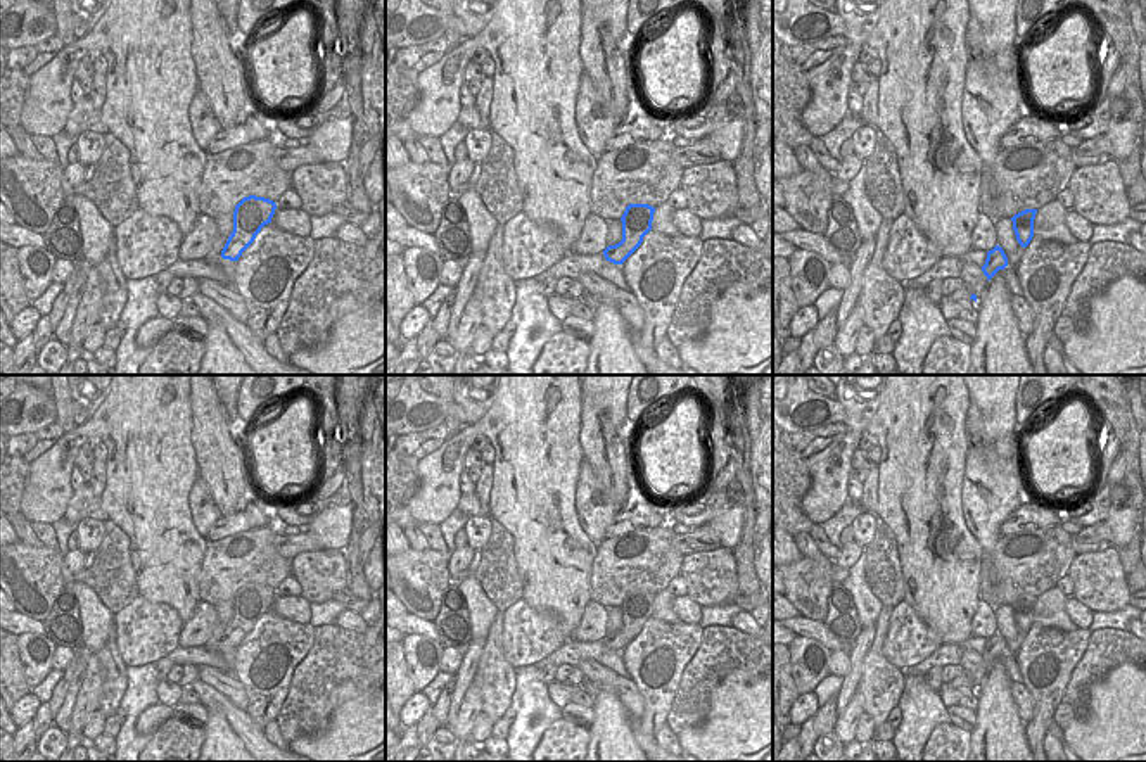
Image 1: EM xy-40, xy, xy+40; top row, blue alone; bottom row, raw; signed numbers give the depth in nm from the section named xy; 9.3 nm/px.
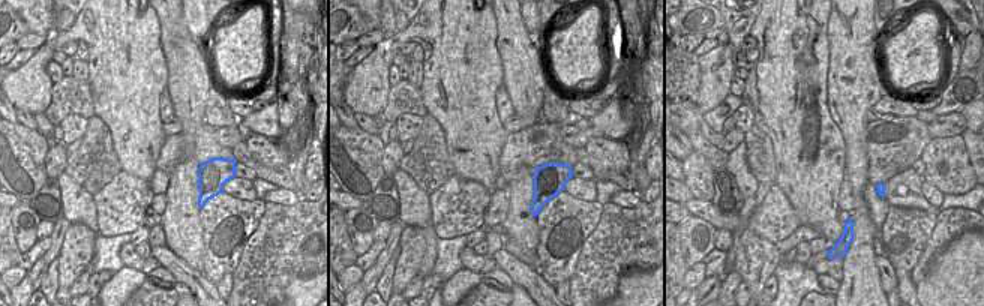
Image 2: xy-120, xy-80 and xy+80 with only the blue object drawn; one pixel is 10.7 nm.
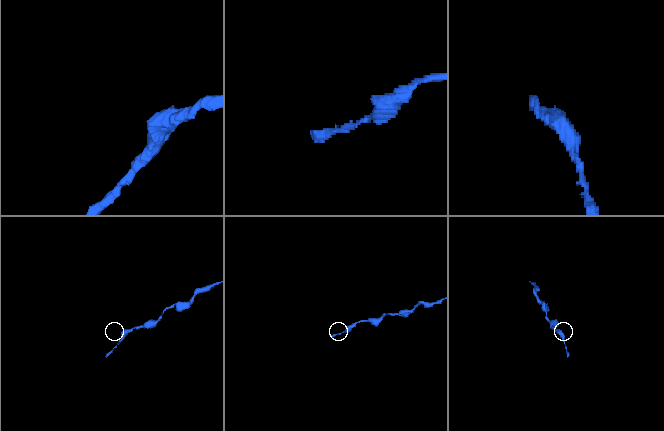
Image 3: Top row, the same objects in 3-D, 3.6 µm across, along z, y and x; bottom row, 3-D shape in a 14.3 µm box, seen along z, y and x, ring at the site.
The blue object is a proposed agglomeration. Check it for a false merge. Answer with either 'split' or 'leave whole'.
leave whole

